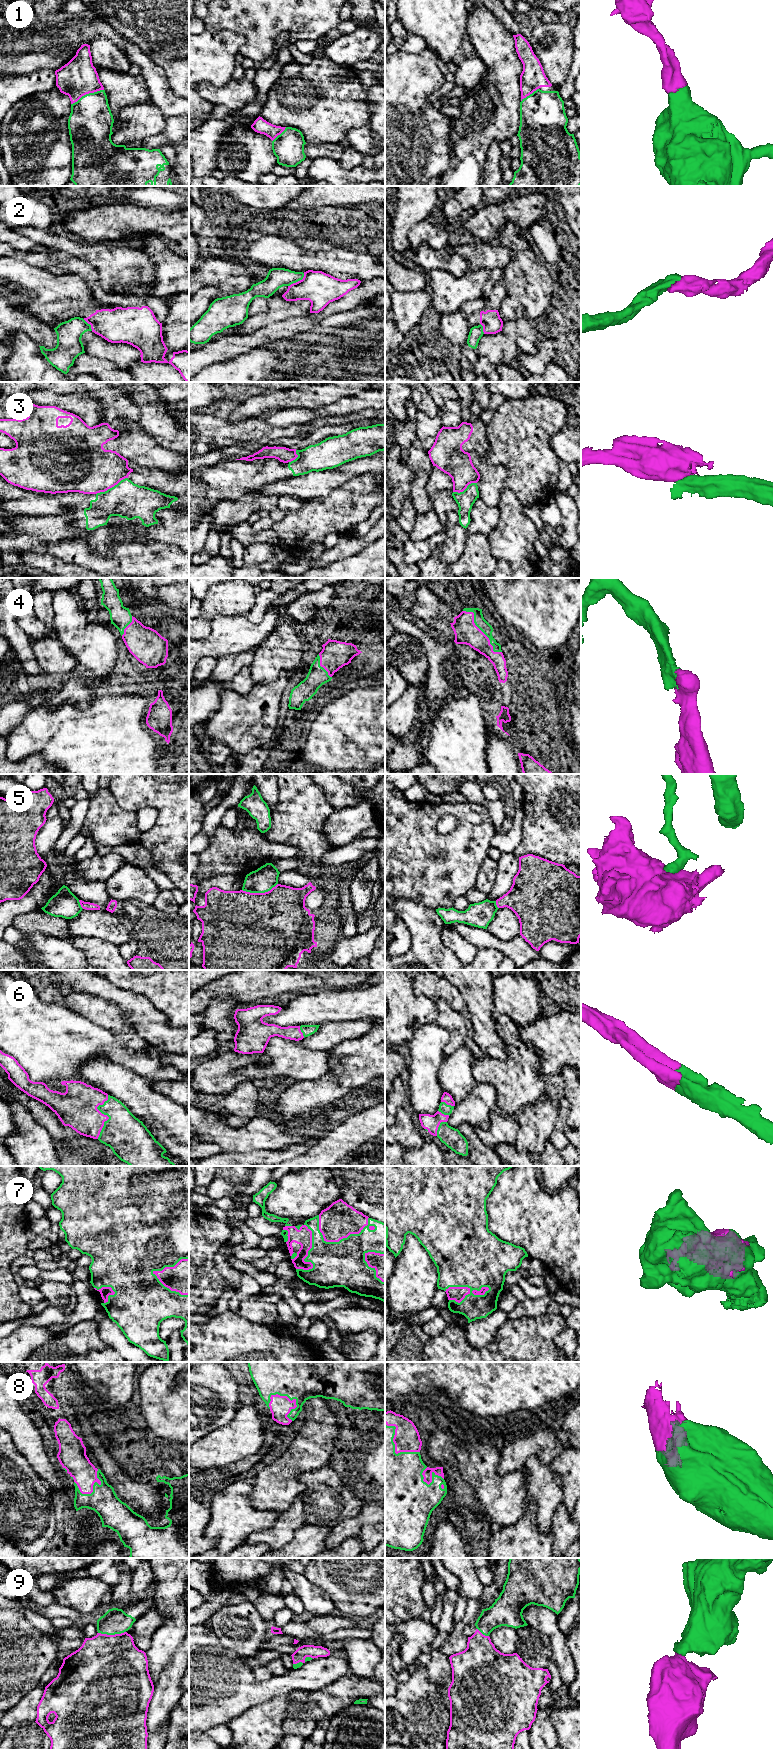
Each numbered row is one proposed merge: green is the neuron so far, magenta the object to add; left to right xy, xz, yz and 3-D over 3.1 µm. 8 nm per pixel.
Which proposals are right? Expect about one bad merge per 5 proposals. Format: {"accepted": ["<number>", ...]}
{"accepted": ["1", "4", "6", "7", "8", "9"]}

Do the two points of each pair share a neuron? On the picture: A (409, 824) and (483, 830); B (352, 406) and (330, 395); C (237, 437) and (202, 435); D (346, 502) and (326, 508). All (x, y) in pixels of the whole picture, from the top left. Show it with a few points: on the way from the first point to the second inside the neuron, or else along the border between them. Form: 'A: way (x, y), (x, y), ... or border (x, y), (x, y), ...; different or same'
A: way (427, 841), (465, 840); same
B: border (359, 392), (340, 397), (316, 408); different
C: way (228, 435), (211, 435); same
D: way (341, 507), (331, 508); same

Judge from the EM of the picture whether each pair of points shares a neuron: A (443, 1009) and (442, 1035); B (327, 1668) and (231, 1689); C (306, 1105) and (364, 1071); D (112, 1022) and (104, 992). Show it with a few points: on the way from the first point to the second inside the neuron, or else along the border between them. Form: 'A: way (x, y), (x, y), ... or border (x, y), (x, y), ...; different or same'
A: border (435, 1022), (449, 1033), (442, 1051); different
B: way (303, 1679), (267, 1689), (255, 1689); same
C: way (320, 1092), (328, 1088), (340, 1088), (350, 1078); same
D: border (84, 992), (111, 1001), (124, 1015); different

